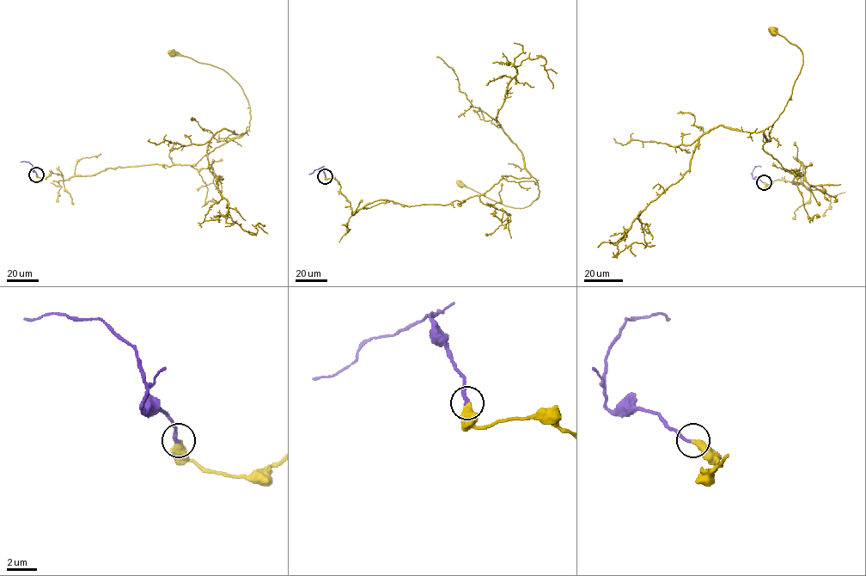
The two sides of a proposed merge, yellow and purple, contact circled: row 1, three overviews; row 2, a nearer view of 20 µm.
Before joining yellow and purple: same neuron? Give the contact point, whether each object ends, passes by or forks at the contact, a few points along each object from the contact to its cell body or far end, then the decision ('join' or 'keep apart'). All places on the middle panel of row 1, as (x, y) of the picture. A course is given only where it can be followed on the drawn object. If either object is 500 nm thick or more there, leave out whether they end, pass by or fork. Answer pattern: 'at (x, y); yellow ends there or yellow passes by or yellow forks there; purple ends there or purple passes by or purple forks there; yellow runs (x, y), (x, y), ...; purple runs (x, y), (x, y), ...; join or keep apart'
at (325, 176); yellow ends there; purple ends there; yellow runs (325, 176), (354, 214), (380, 199), (461, 202), (505, 175), (533, 177), (539, 195), (515, 208), (460, 183); purple runs (325, 176), (321, 167), (309, 174); join

